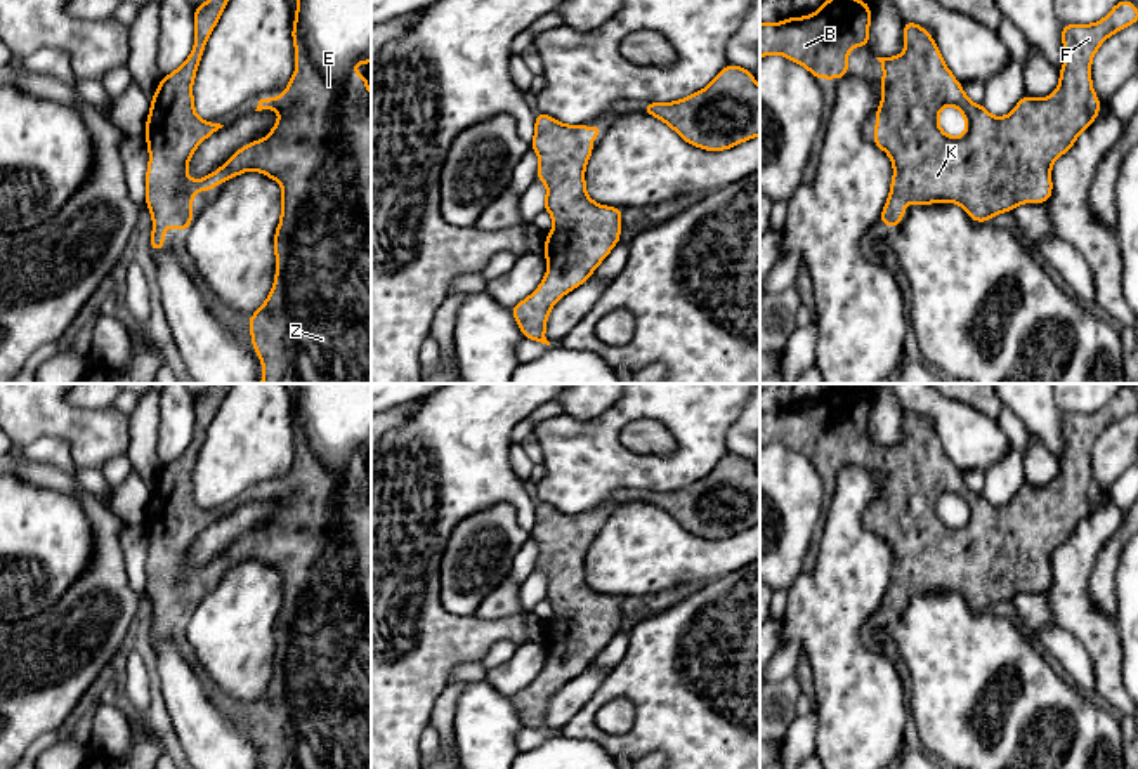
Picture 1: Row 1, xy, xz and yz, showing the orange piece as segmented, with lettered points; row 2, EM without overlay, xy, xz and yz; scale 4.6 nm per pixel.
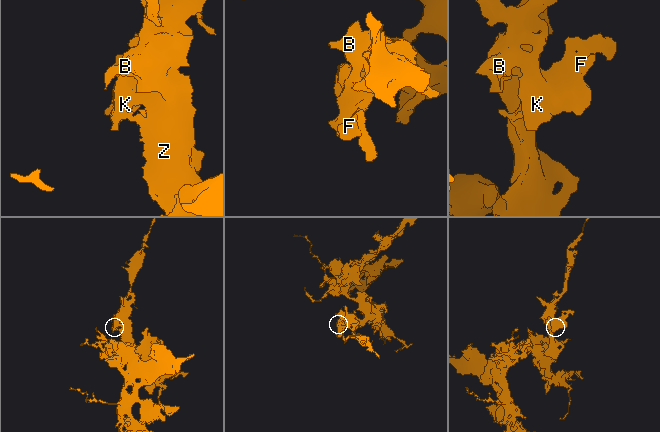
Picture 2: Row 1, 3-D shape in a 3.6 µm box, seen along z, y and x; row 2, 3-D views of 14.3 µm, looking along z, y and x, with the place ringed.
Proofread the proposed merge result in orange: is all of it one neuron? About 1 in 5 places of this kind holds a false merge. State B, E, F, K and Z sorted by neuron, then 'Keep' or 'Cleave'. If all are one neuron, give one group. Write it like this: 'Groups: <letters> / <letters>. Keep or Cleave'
Groups: B E F K Z. Keep

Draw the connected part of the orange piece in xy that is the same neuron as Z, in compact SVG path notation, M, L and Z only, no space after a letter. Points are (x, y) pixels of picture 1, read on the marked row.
M206 0L199 7L194 9L194 47L191 56L170 75L163 76L156 94L151 97L151 109L146 120L146 142L149 149L149 165L146 174L146 207L153 215L153 233L151 233L151 253L161 252L165 245L165 227L177 227L186 231L193 224L193 194L196 191L213 191L215 184L224 184L226 181L246 172L255 170L265 174L269 179L274 179L281 184L283 200L281 200L281 220L274 233L274 252L276 252L276 278L274 286L262 304L257 309L250 321L248 328L253 337L252 345L255 354L262 361L262 380L260 384L371 384L371 92L368 87L368 76L359 73L354 75L350 69L357 64L371 62L371 0L297 0L297 14L293 21L291 38L295 43L295 59L297 68L284 87L284 94L281 97L267 97L260 99L255 111L262 109L278 109L281 113L279 120L272 125L272 132L262 139L246 144L238 149L219 170L210 175L196 181L187 179L187 163L194 153L194 149L212 134L215 134L224 125L213 122L203 122L194 113L194 99L193 99L193 82L198 71L198 64L205 52L205 43L219 23L219 17L227 5L229 0Z

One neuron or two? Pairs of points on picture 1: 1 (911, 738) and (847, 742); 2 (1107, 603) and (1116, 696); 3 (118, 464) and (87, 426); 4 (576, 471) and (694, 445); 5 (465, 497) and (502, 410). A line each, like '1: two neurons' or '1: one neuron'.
1: two neurons
2: two neurons
3: two neurons
4: one neuron
5: one neuron

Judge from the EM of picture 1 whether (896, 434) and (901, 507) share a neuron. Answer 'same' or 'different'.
different

